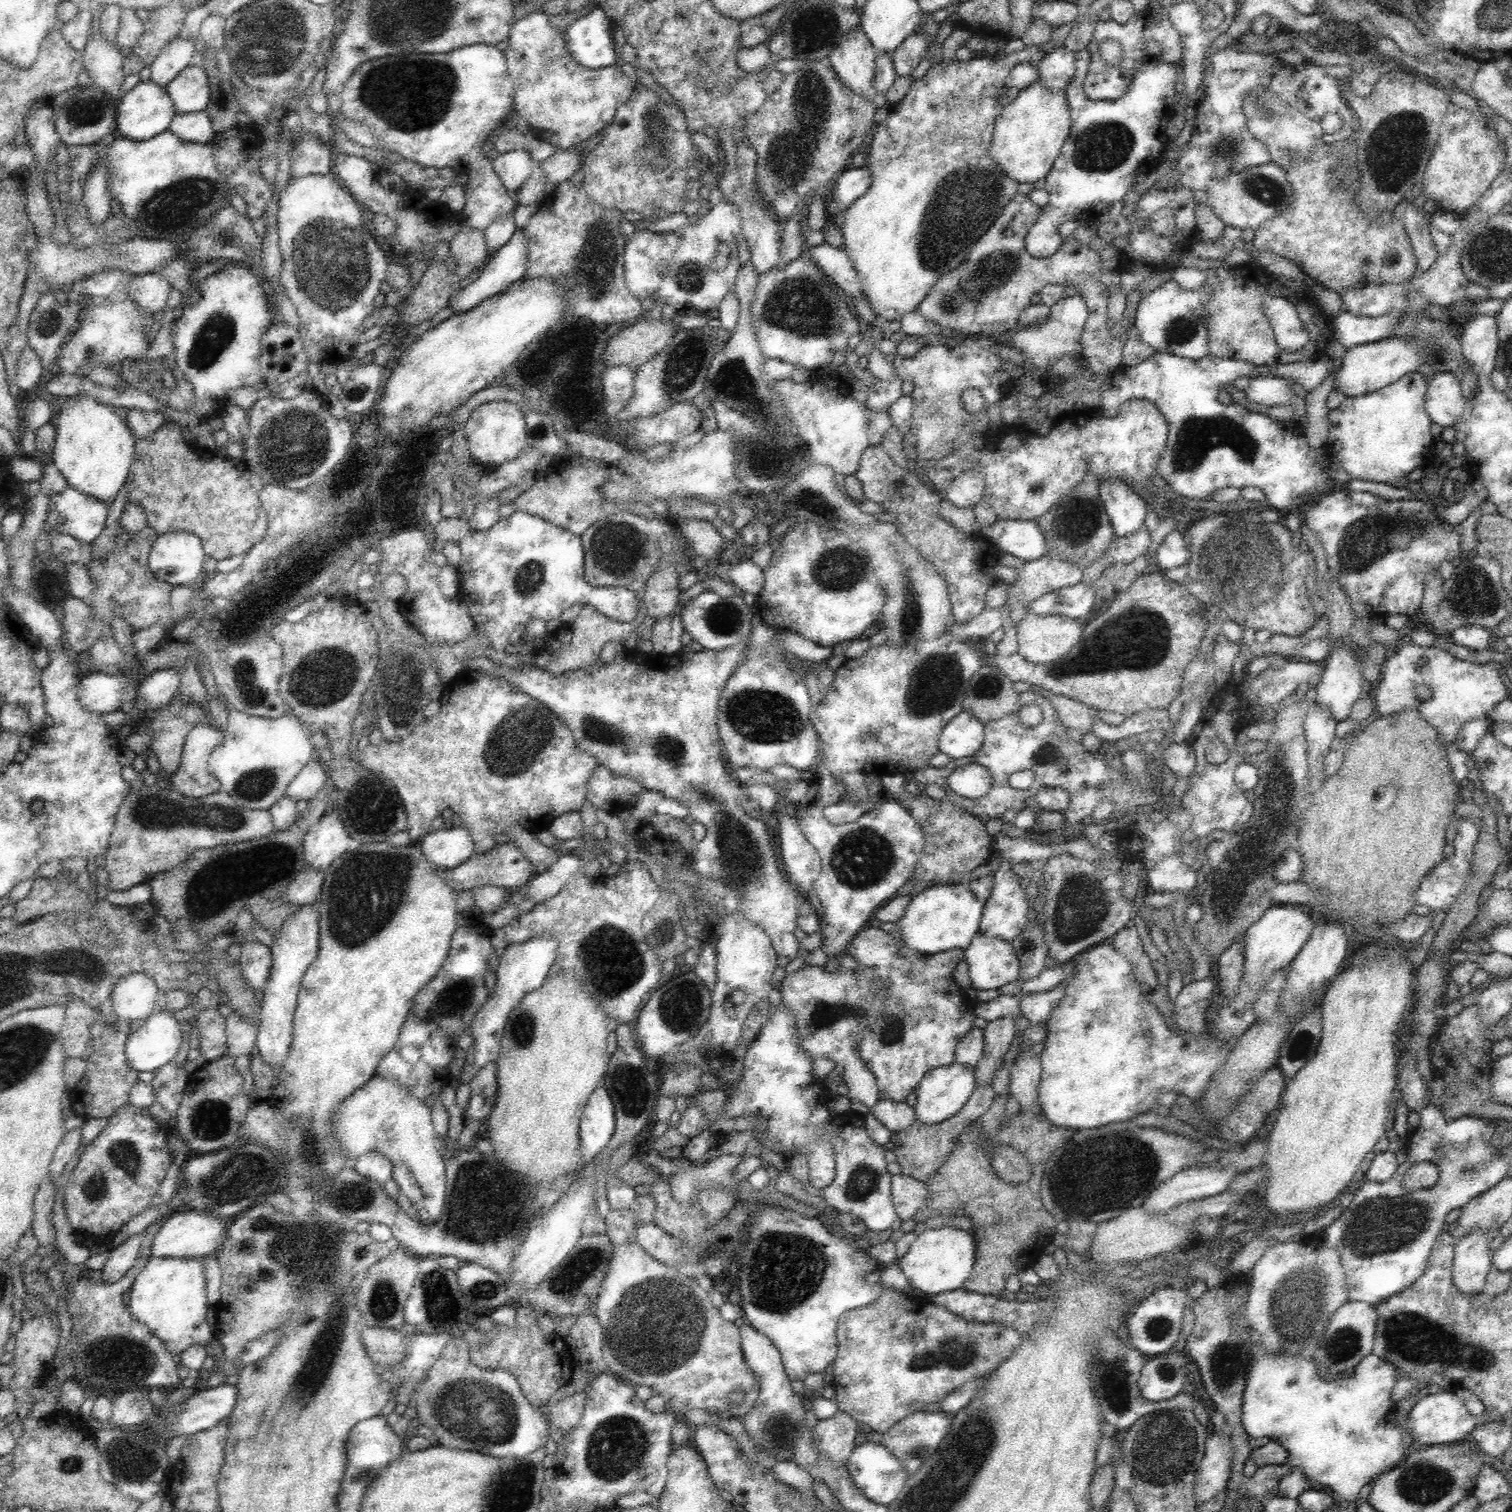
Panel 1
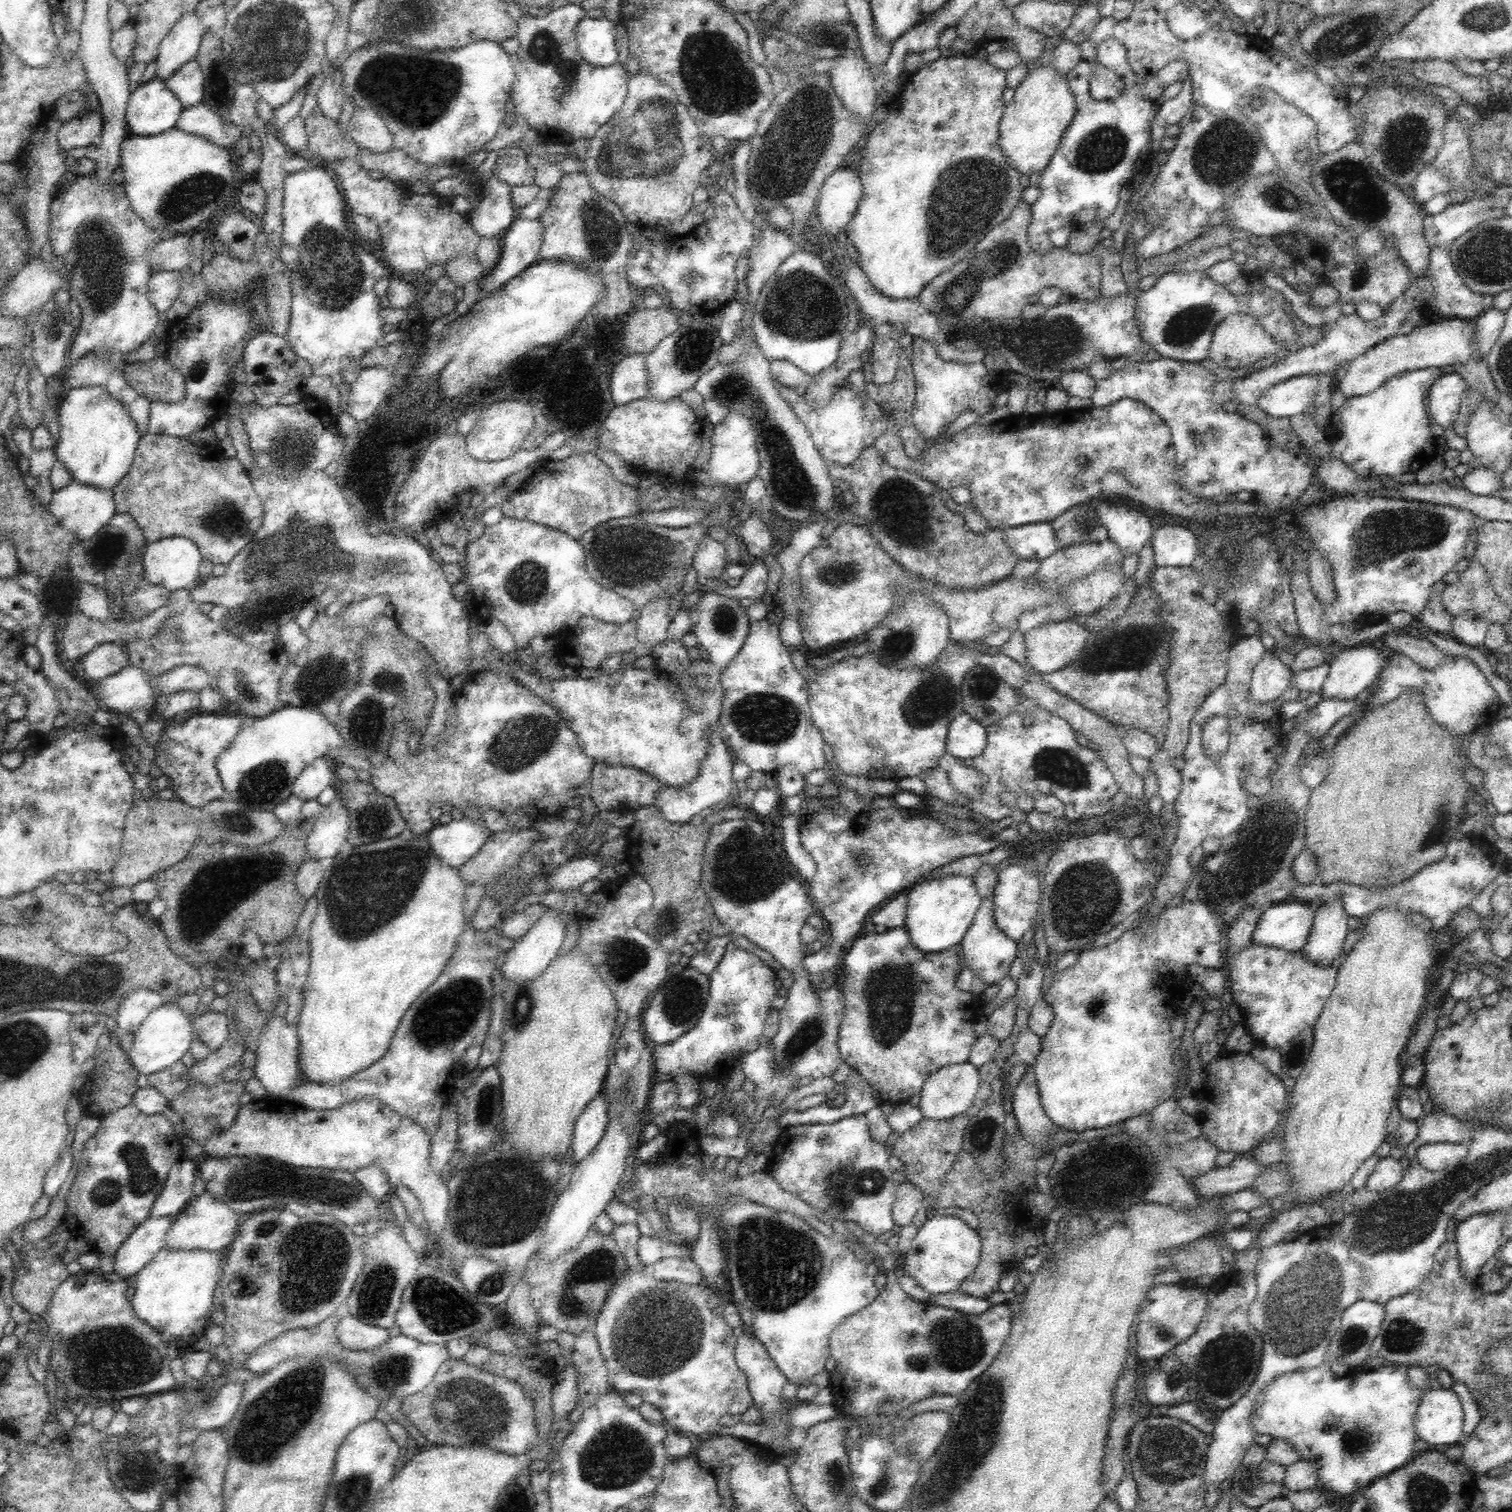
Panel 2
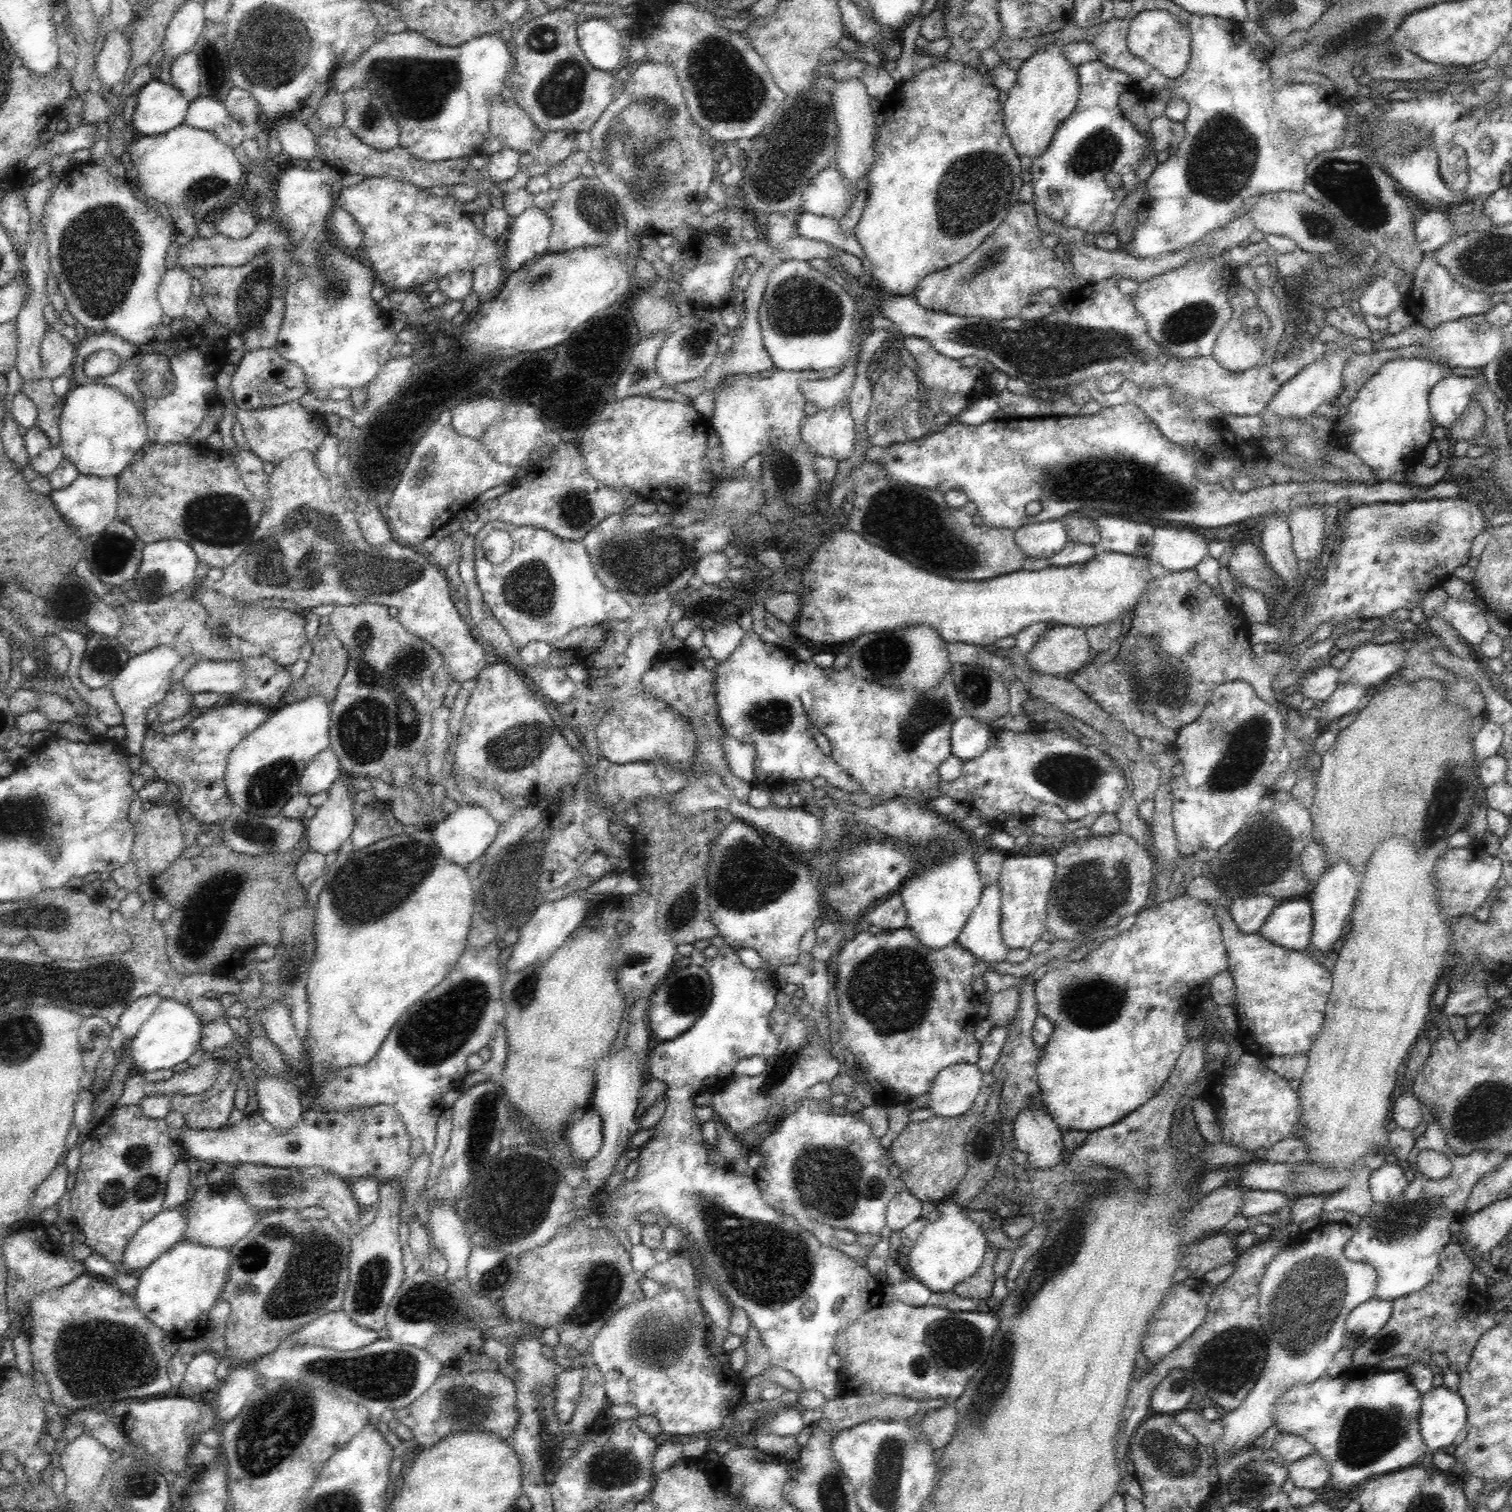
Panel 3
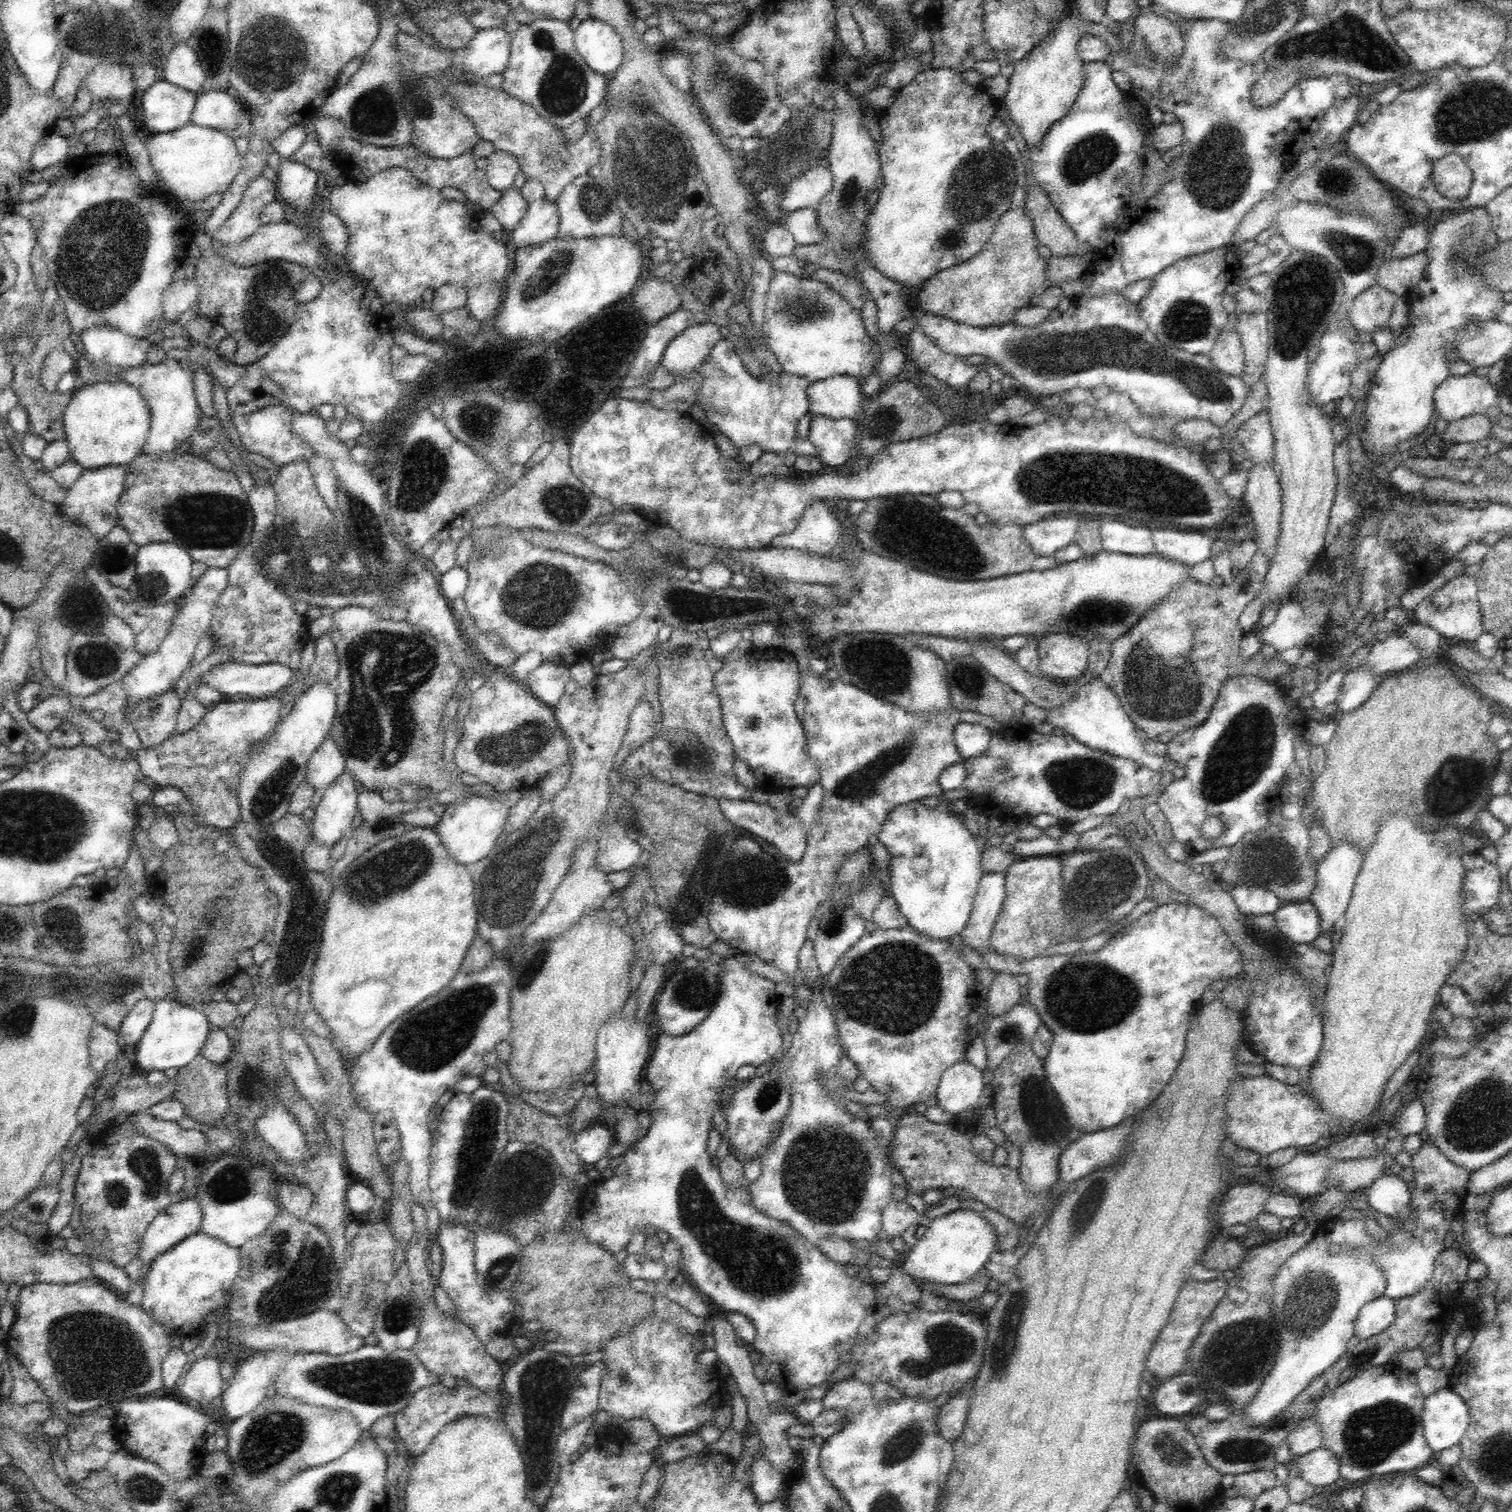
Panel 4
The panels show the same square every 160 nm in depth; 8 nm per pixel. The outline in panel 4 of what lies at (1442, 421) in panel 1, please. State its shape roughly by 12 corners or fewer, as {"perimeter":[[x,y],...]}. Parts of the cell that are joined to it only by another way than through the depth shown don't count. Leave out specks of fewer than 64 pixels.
{"perimeter":[[1449,375],[1434,392],[1448,422],[1486,414],[1498,393],[1486,376]]}

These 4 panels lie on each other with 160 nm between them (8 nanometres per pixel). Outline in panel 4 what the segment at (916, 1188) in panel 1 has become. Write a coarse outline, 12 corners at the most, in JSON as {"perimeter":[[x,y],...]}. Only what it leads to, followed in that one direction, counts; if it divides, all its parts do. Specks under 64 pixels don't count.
{"perimeter":[[903,1199],[892,1200],[881,1216],[881,1230],[900,1236],[920,1215]]}

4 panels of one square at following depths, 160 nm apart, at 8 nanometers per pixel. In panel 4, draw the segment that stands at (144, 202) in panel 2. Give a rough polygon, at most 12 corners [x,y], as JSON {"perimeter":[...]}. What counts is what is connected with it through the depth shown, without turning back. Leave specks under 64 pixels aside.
{"perimeter":[[186,124],[143,153],[185,202],[222,194],[243,159],[225,132]]}

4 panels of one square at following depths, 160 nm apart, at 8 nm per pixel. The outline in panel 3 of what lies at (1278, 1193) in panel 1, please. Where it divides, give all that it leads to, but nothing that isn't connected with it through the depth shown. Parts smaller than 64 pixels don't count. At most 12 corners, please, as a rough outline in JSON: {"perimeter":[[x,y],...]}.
{"perimeter":[[1406,837],[1370,857],[1297,1089],[1310,1161],[1389,1144],[1453,940]]}

